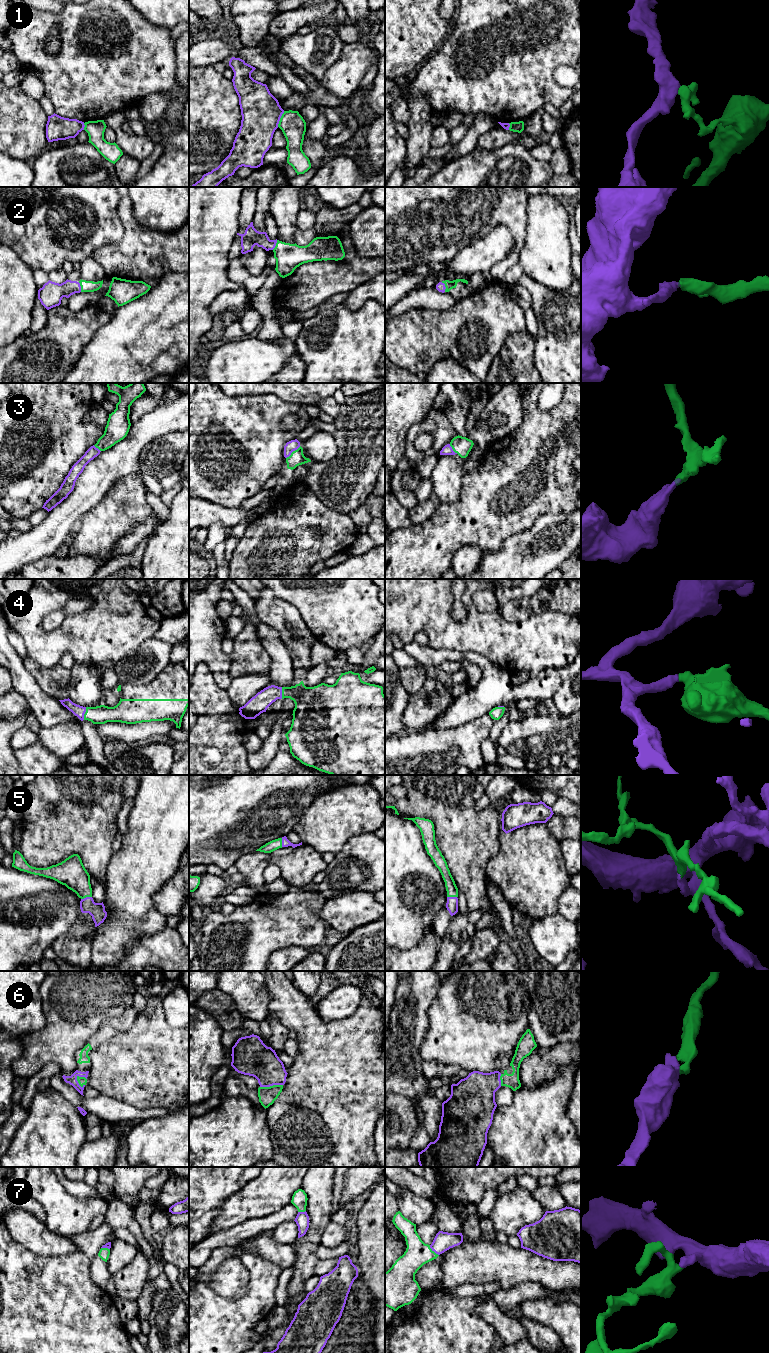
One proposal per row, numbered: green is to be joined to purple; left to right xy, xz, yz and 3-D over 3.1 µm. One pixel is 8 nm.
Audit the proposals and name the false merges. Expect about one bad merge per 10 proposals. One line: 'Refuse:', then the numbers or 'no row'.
Refuse: 1

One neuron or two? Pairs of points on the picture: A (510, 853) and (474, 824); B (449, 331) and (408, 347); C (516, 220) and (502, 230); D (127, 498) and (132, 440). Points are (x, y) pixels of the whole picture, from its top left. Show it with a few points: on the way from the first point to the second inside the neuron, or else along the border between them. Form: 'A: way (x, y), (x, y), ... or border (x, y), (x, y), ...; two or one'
A: border (500, 841), (500, 847), (486, 864); two
B: way (439, 335), (434, 335), (431, 338), (418, 338); one
C: border (484, 236), (499, 225), (504, 225), (515, 244); two
D: border (139, 472), (121, 476), (110, 488); two

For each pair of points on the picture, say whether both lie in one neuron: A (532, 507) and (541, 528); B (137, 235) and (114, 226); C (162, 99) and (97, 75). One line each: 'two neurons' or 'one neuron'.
A: two neurons
B: two neurons
C: two neurons

